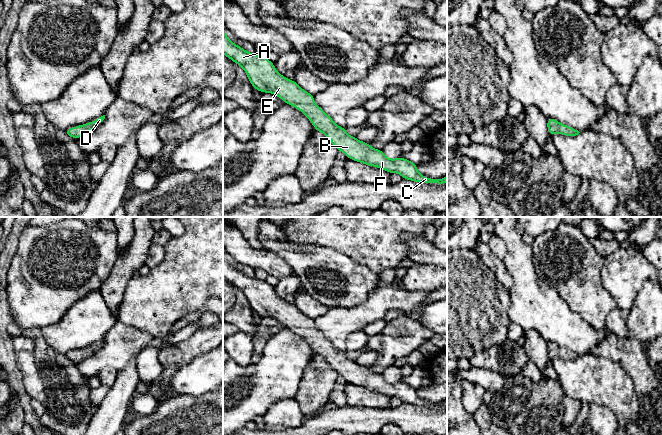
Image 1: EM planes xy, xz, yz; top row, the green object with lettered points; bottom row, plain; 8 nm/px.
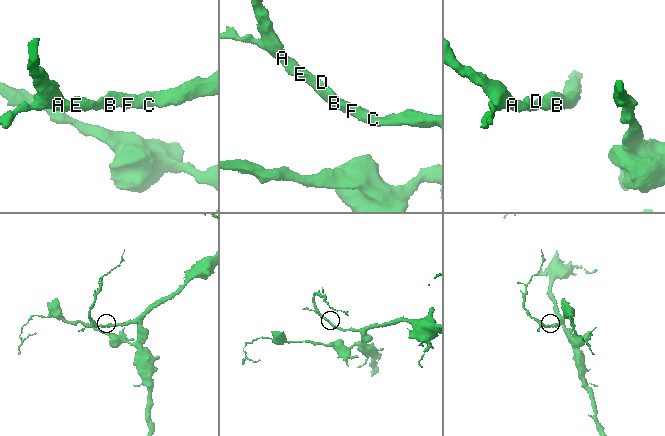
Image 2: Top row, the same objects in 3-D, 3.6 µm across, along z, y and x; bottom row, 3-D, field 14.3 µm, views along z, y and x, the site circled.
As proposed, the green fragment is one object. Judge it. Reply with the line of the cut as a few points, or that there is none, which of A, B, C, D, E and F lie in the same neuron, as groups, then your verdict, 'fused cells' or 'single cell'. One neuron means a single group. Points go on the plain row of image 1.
cut none; groups A B C D E F; single cell

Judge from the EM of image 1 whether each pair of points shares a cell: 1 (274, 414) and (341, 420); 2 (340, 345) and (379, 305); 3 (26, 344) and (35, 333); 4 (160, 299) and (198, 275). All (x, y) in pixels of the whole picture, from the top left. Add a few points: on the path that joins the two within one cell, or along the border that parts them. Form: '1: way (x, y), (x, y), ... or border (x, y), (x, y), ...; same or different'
1: border (306, 418), (301, 424); different
2: way (342, 333), (360, 315), (367, 312); same
3: border (23, 334), (34, 341), (34, 352); different
4: way (169, 293), (189, 275); same

